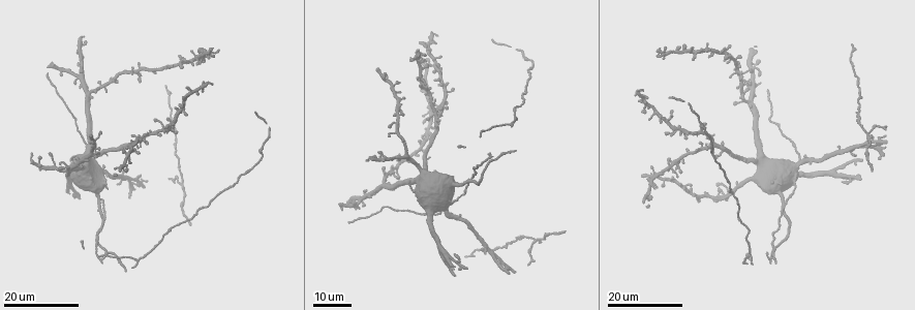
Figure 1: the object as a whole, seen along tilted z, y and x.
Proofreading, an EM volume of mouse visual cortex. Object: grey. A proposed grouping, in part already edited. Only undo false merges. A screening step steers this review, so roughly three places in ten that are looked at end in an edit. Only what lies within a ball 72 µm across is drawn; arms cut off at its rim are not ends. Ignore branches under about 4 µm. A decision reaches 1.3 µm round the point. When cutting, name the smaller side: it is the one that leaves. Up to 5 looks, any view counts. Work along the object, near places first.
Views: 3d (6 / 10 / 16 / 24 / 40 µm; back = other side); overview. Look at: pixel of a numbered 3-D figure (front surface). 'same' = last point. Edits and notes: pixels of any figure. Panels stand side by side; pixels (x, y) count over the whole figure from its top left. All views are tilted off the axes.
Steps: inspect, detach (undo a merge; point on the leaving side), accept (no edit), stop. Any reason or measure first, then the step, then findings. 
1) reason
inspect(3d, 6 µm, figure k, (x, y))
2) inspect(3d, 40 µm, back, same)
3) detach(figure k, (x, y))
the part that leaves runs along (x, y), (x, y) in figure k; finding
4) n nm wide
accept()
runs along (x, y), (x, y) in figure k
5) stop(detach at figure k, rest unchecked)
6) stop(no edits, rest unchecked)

inspect(3d, 24 µm, figure 1, (53, 164))

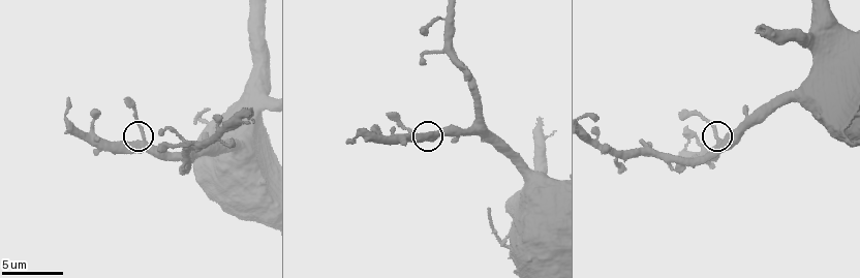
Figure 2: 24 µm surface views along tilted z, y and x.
inspect(3d, 10 µm, figure 2, (141, 141))

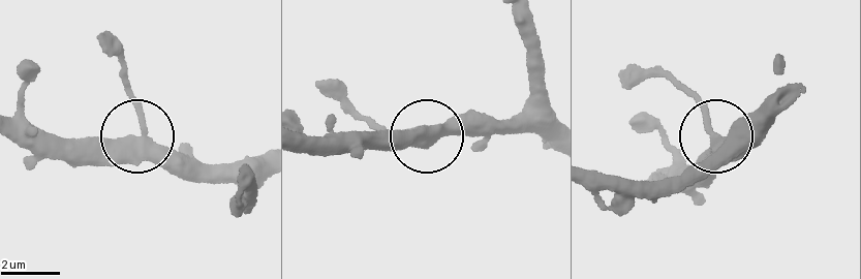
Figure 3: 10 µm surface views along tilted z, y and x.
side arm 5 µm
accept()
one cell here

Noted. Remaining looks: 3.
four arms meet
inspect(3d, 24 µm, figure 1, (784, 211))

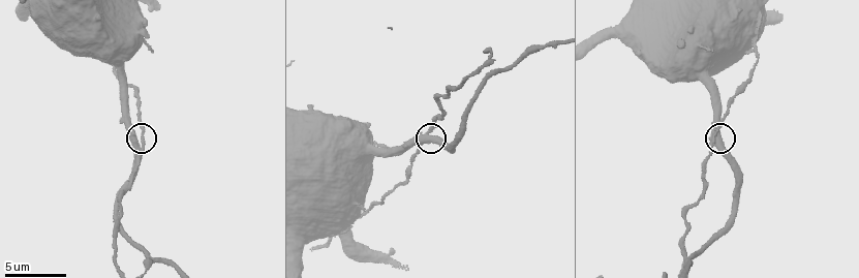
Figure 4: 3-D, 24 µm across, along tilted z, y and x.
inspect(3d, 10 µm, figure 4, (717, 140))

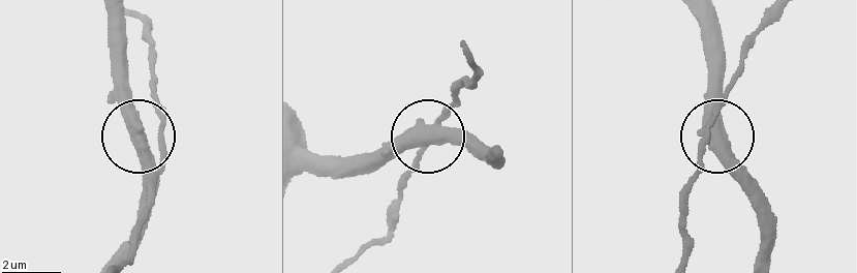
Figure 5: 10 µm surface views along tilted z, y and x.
4 arms
accept()
runs along (302, 168), (434, 133), (480, 160) in figure 5; all the same cell

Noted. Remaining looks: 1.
stop(no edits, rest unchecked)

